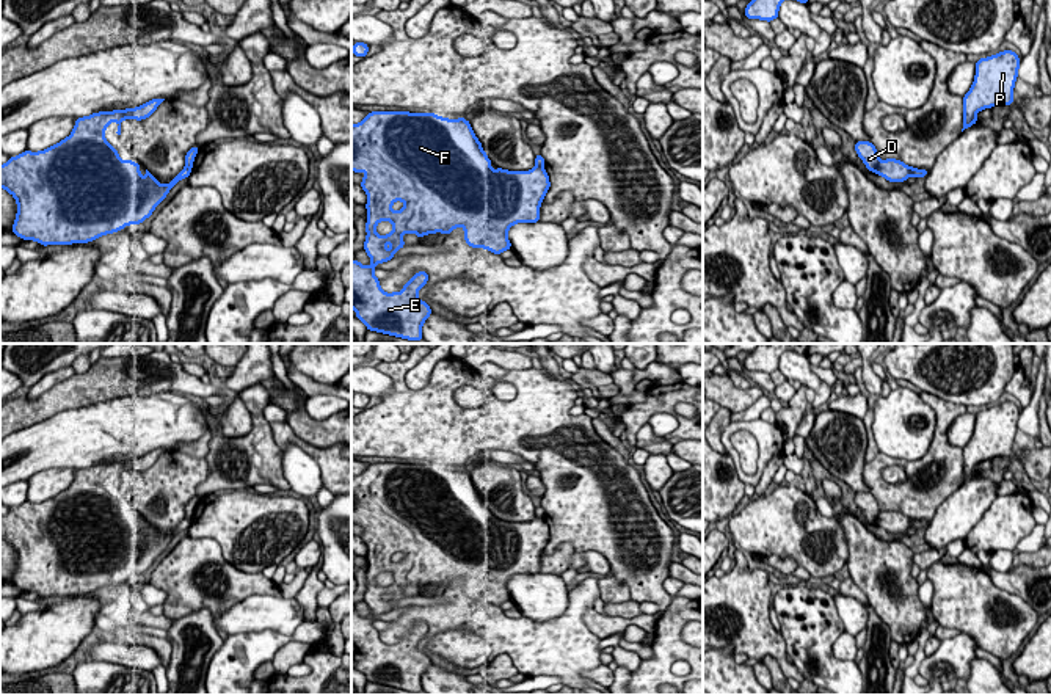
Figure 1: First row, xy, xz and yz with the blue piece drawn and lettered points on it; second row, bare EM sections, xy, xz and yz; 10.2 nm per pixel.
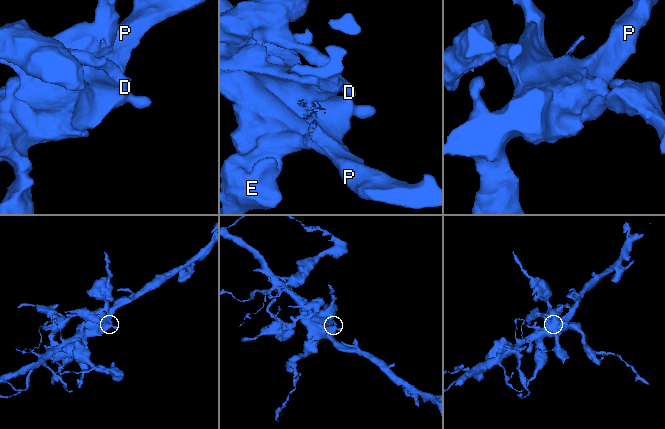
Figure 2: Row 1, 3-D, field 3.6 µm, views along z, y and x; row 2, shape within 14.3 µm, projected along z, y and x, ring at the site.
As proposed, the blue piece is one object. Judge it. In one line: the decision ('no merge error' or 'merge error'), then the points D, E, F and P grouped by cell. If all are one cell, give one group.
merge error | D / E F P

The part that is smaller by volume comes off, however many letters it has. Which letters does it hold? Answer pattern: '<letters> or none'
D

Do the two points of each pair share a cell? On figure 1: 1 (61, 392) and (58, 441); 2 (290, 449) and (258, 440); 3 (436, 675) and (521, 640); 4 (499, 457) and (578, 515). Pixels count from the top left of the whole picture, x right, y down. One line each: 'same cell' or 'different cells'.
1: different cells
2: different cells
3: different cells
4: different cells

